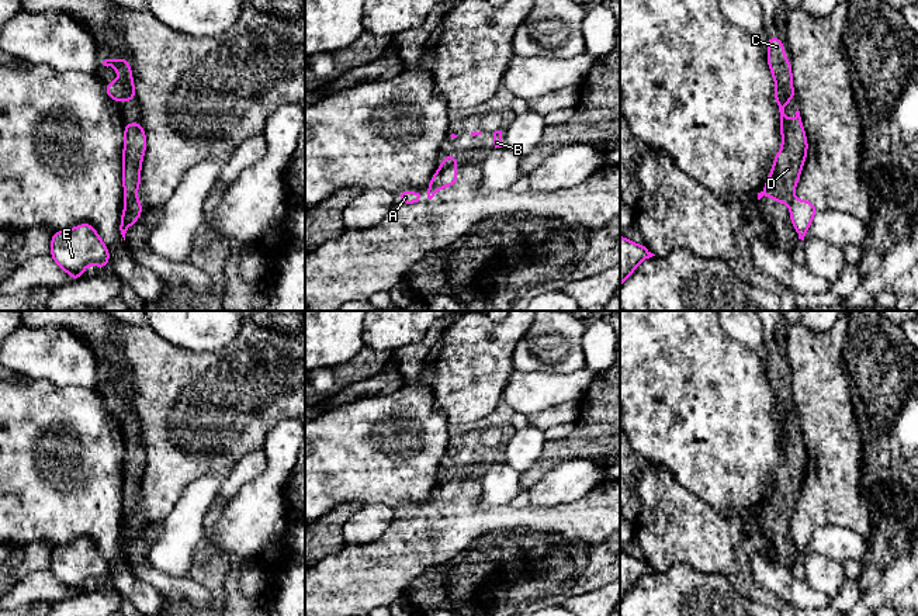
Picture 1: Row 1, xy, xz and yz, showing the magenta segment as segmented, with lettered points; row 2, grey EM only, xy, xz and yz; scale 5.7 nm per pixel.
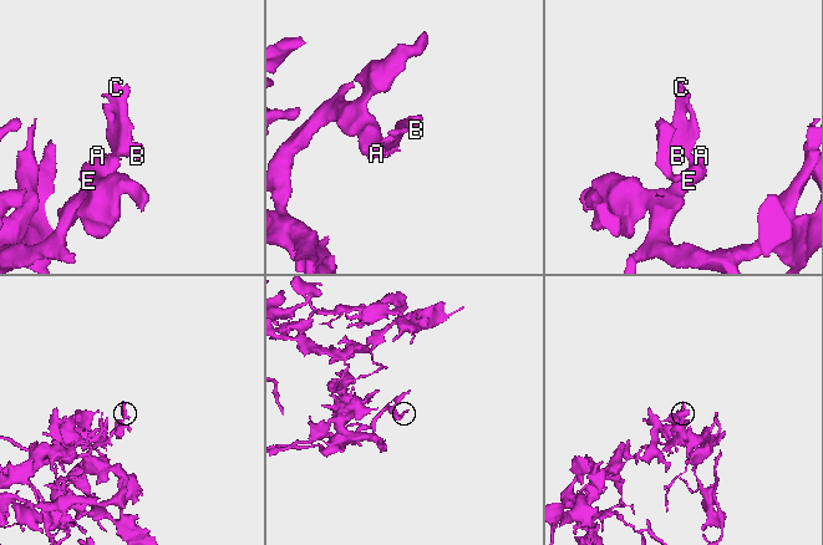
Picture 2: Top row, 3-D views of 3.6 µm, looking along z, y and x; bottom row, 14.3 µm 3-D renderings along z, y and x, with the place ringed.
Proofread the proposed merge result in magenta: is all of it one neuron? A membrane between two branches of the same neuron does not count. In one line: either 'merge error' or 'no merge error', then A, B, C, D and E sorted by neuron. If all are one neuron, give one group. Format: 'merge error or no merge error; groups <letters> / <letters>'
merge error; groups A E / B C D

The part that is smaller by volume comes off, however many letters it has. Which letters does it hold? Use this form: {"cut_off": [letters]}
{"cut_off": ["B", "C", "D"]}

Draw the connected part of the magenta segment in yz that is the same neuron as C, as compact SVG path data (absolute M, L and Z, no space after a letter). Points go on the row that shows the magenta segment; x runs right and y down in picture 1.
M769 37L766 49L768 65L776 83L775 103L780 113L782 149L773 159L766 186L758 193L758 200L768 195L790 205L807 158L808 142L799 108L793 122L784 114L784 104L794 101L791 62L784 58L784 44L779 37Z

